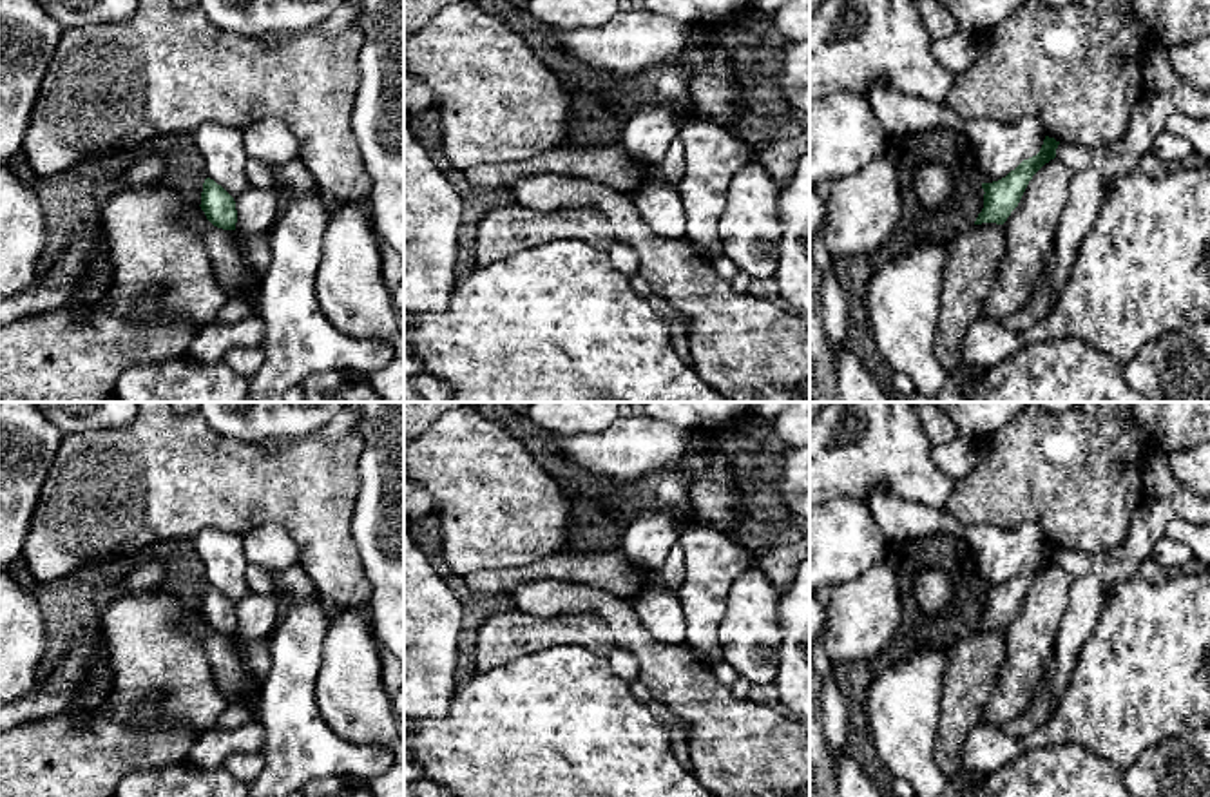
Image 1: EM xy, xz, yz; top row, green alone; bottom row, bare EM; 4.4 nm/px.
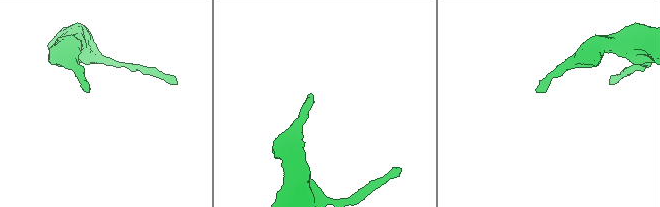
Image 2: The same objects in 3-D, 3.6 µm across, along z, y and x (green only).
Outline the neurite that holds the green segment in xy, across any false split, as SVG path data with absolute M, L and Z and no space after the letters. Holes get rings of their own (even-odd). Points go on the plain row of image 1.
M206 583L203 589L199 612L214 632L223 636L235 636L235 607L221 591L210 583Z

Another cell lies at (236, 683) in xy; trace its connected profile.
M201 612L183 616L181 627L205 647L216 685L228 706L246 705L255 712L263 681L255 681L246 668L237 638L214 632Z

